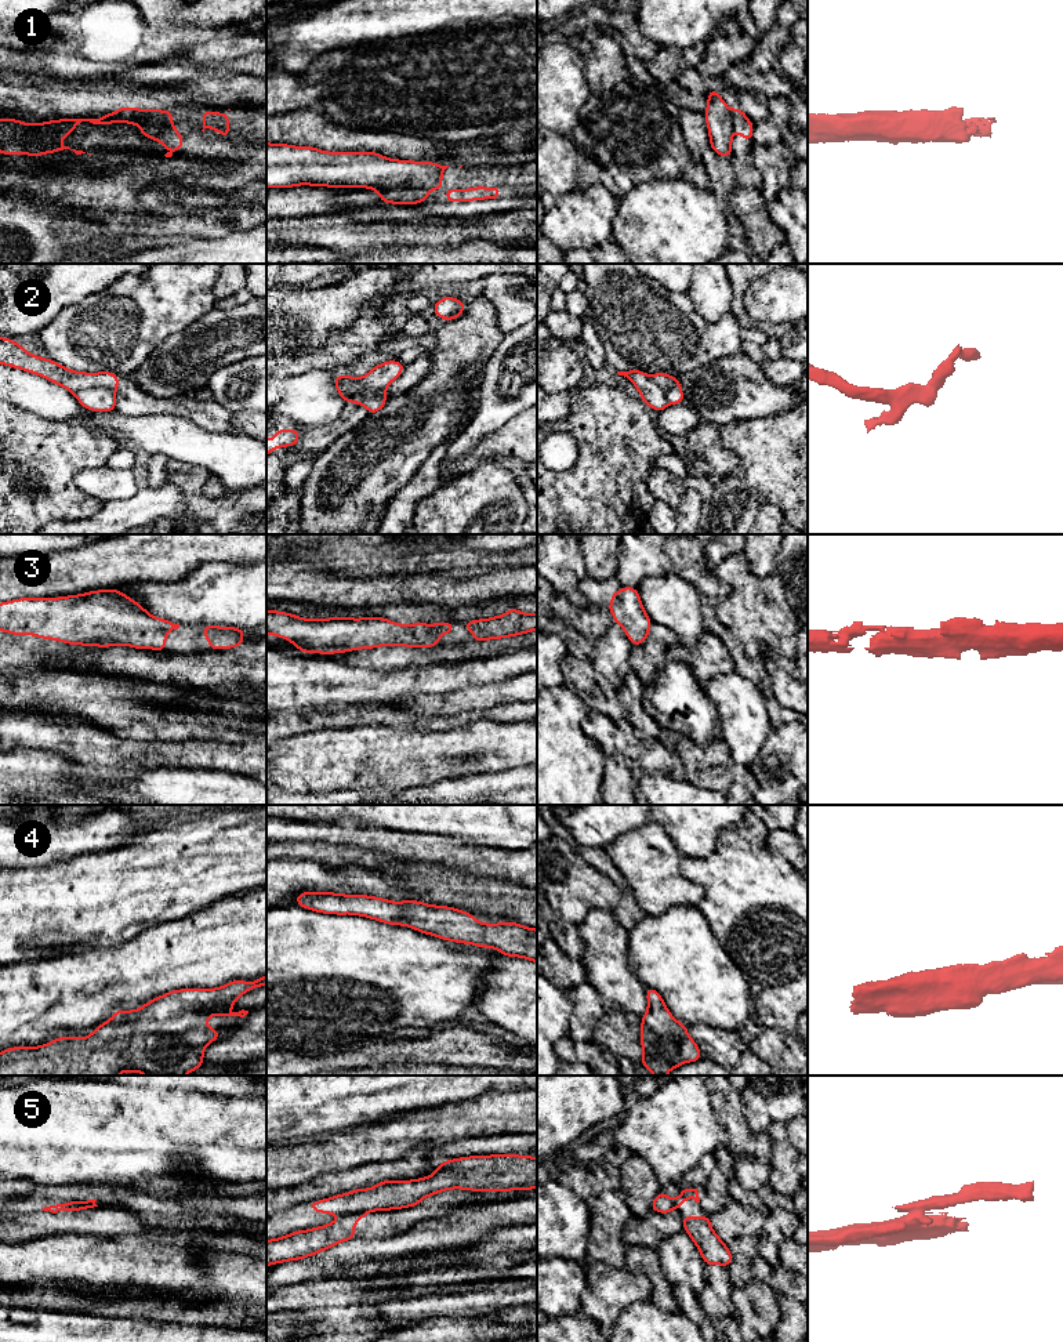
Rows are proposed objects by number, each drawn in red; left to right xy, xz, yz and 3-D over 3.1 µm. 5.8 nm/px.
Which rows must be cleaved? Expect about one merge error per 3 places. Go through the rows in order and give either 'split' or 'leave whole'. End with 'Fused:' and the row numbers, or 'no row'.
1: split
2: split
3: leave whole
4: leave whole
5: split
Fused: 1, 2, 5

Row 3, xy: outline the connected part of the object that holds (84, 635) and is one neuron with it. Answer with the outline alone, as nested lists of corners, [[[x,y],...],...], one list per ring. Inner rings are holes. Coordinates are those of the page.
[[[113,590],[62,598],[21,598],[0,603],[0,631],[70,645],[166,650],[166,636],[179,624],[157,619]]]

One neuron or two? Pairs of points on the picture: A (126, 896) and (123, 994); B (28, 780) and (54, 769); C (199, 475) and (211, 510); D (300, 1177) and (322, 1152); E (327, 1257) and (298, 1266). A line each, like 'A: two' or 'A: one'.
A: two
B: one
C: one
D: one
E: one

